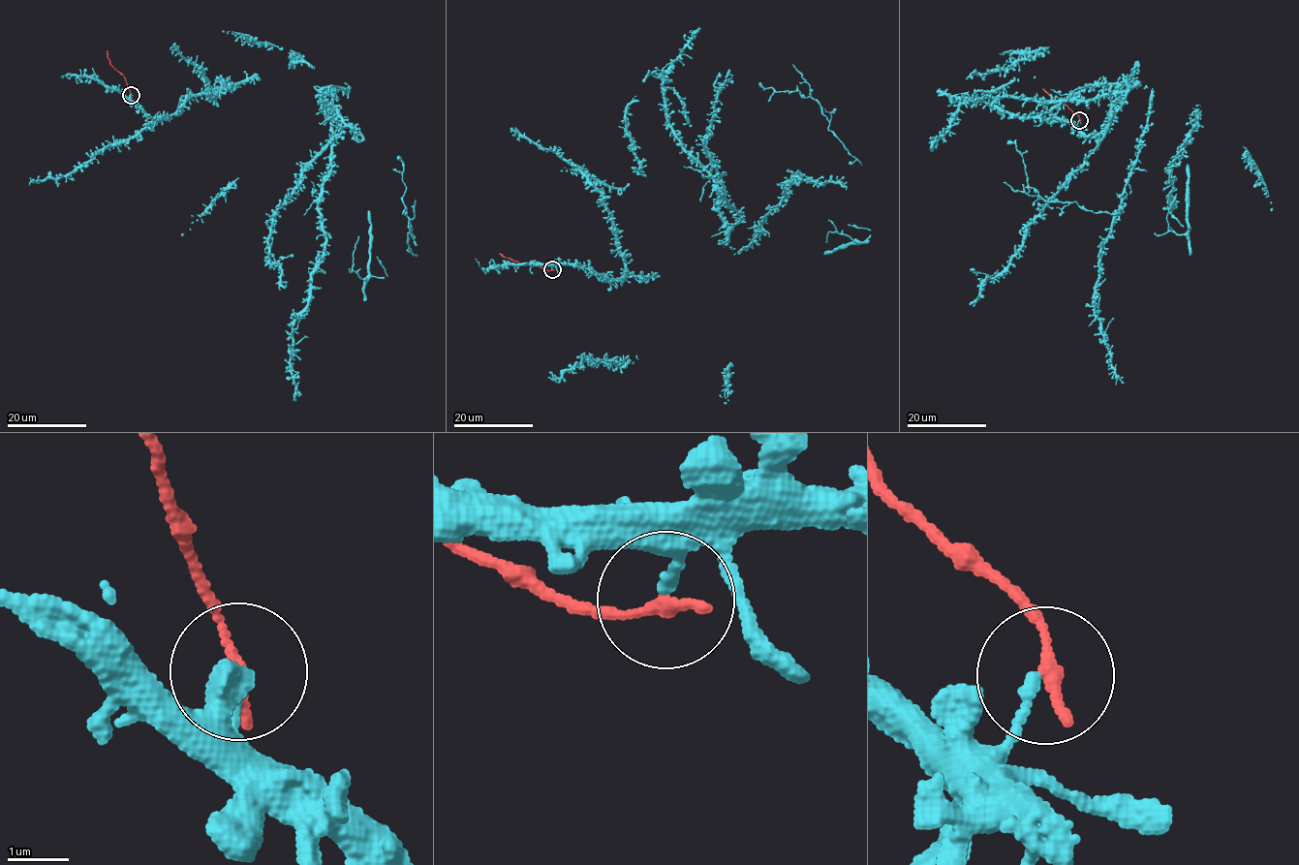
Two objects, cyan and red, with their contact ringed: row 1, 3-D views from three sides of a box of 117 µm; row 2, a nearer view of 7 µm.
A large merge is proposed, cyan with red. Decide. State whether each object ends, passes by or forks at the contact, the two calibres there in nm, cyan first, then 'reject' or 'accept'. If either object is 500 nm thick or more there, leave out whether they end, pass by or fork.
cyan ends; red ends; calibres 170 and 240 nm; reject

